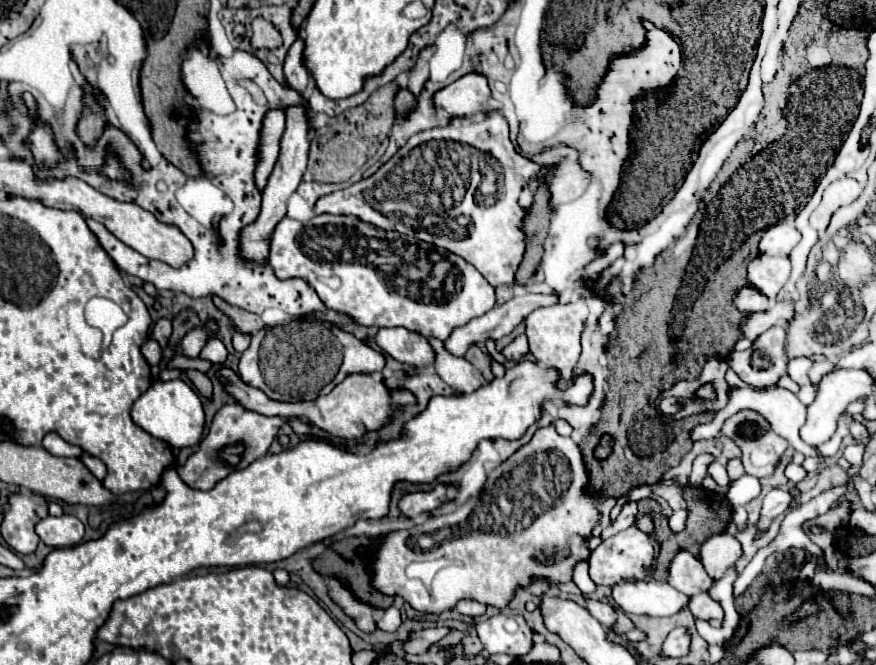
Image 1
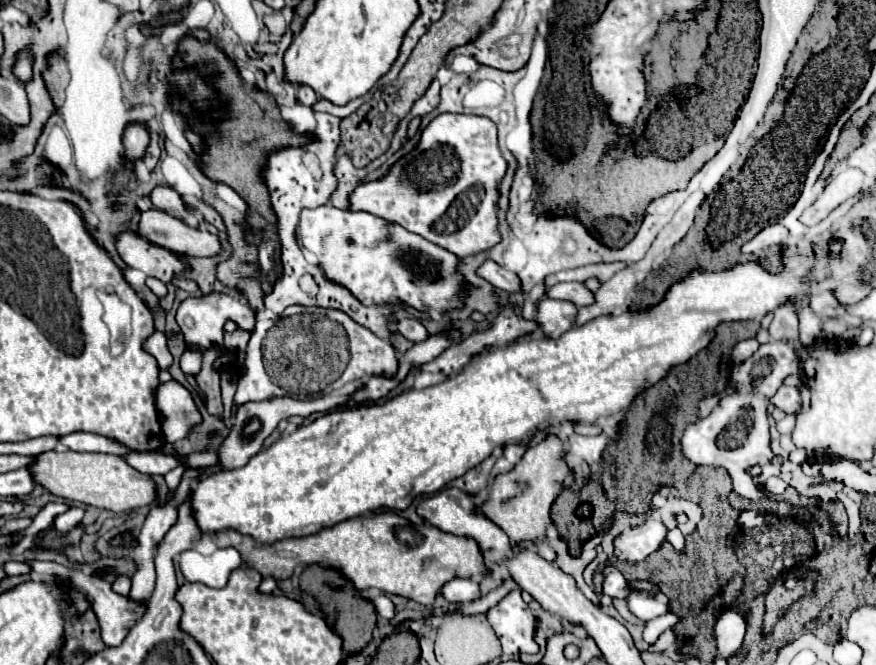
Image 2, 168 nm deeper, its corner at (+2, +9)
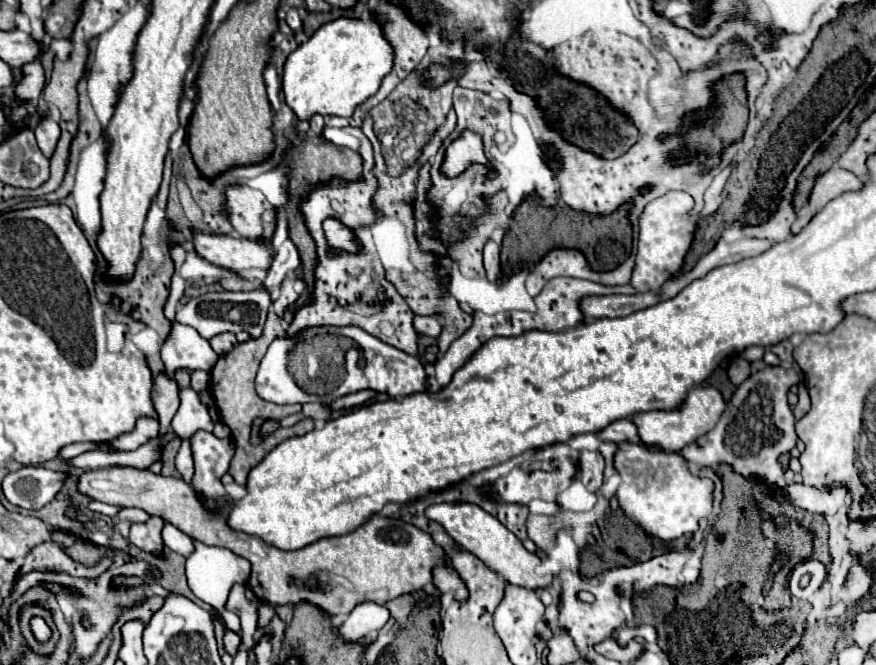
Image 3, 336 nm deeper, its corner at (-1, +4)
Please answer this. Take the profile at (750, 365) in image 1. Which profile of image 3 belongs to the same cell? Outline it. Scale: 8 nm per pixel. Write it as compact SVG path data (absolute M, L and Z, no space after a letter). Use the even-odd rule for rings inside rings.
M767 366L765 370L751 374L751 378L737 388L715 428L683 448L683 458L699 468L727 462L741 476L761 478L769 486L785 488L783 468L777 458L779 454L793 450L799 442L795 434L795 416L787 402L787 392L797 380L799 374L795 370L781 366Z

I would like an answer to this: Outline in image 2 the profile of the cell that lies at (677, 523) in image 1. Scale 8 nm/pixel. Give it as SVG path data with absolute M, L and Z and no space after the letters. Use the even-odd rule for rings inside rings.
M674 527L674 529L668 529L668 541L678 549L678 552L683 552L685 549L685 537L682 534L682 531L678 529L678 527Z

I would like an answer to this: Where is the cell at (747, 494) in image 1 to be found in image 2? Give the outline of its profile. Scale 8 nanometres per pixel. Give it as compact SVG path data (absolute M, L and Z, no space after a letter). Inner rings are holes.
M771 462L762 467L762 472L759 476L753 477L753 481L757 485L764 485L766 480L772 476L778 476L780 474L780 464L777 462Z

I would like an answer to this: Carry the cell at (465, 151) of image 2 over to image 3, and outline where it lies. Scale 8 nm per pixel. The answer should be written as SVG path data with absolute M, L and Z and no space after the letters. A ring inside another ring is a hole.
M465 132L459 140L455 140L445 154L445 162L443 162L443 174L447 176L457 176L463 170L469 168L469 164L473 162L481 162L481 164L489 164L487 158L483 156L483 142L481 136L475 132Z

